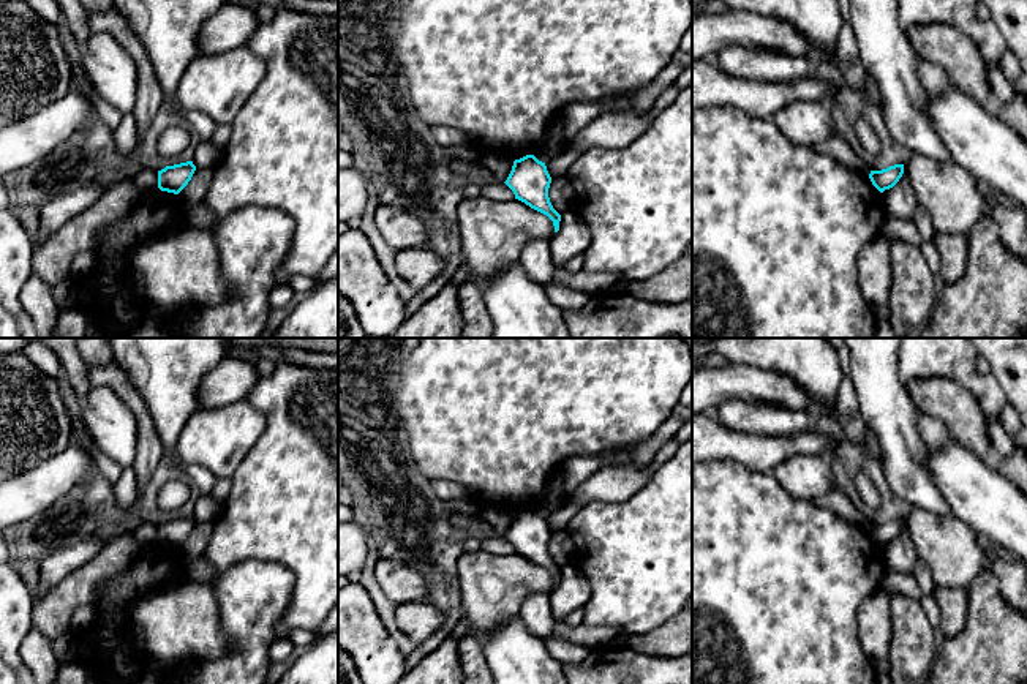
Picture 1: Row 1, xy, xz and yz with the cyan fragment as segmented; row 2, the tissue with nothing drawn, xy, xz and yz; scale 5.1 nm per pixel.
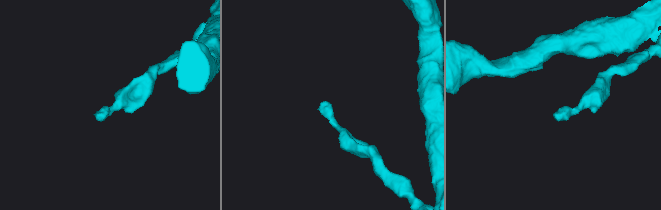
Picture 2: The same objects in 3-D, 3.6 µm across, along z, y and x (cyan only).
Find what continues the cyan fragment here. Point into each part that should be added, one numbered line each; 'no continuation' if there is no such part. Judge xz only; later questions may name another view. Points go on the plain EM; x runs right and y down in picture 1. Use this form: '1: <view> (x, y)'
no continuation

